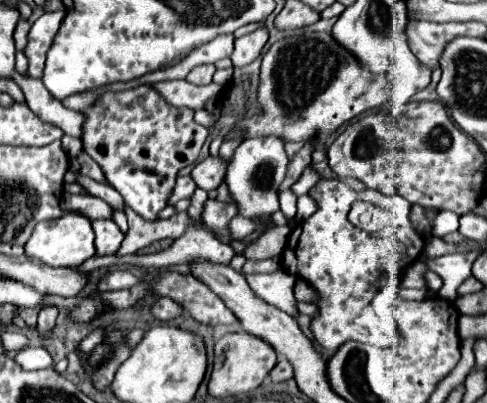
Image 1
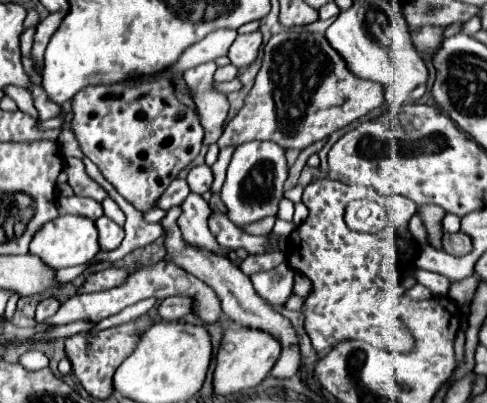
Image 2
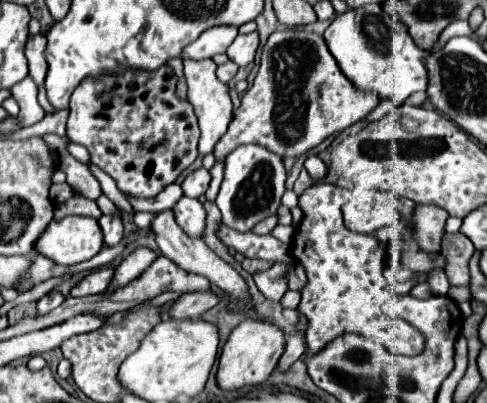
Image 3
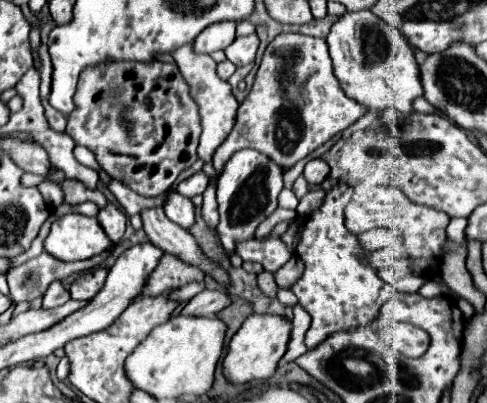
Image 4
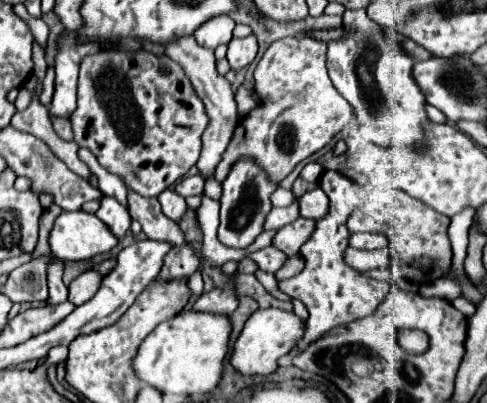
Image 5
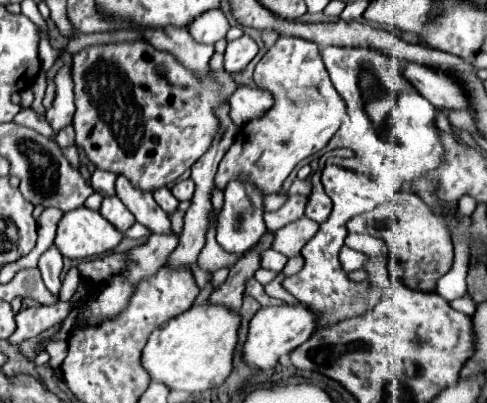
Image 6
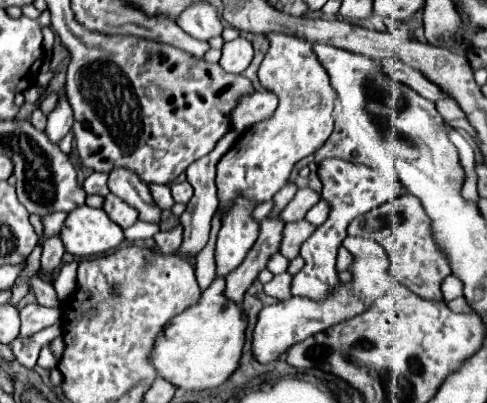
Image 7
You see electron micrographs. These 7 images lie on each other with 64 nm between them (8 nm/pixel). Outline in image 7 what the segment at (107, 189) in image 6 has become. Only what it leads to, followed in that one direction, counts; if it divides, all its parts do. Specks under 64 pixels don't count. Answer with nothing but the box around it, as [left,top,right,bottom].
[82,172,108,196]

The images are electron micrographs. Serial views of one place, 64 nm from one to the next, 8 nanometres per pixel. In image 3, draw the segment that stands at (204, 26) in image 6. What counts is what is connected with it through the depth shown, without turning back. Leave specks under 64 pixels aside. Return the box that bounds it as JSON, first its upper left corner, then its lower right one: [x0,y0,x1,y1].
[182,26,238,60]

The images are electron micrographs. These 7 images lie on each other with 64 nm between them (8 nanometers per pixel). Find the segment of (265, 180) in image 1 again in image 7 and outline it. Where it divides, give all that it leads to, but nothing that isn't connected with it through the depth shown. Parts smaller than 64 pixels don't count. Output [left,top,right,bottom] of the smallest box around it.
[216,200,260,278]

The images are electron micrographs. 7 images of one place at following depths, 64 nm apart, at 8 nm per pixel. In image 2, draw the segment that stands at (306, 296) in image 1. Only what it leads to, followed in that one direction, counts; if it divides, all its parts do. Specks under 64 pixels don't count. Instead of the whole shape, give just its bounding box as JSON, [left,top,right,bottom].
[294,272,310,298]

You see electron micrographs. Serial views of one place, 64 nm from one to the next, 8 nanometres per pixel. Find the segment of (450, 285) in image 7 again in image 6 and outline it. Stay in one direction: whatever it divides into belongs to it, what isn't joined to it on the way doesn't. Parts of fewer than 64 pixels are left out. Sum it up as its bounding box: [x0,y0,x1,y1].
[436,237,468,302]

